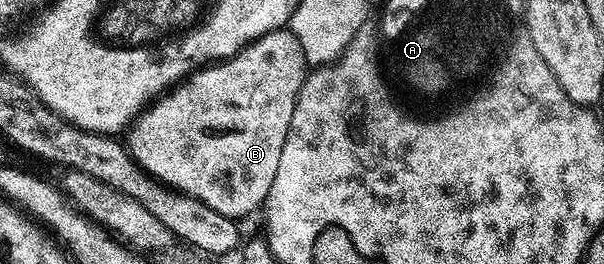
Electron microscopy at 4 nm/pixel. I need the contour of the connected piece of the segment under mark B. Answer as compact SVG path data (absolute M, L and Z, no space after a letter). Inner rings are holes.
M282 29L267 33L263 37L256 39L254 43L248 43L236 55L230 55L226 59L214 61L208 65L198 66L197 70L192 74L186 75L184 79L170 87L160 97L154 98L127 128L127 134L129 134L129 141L127 139L129 156L141 167L142 171L152 176L158 183L177 193L189 195L192 199L203 201L203 205L215 209L215 213L223 213L227 217L238 221L244 220L244 215L251 214L256 207L258 210L264 204L265 198L269 196L271 185L275 181L275 173L279 173L279 157L283 153L283 141L287 141L287 129L291 129L291 113L295 113L295 105L297 104L301 87L305 84L306 74L305 54L297 38L293 36L292 31Z

